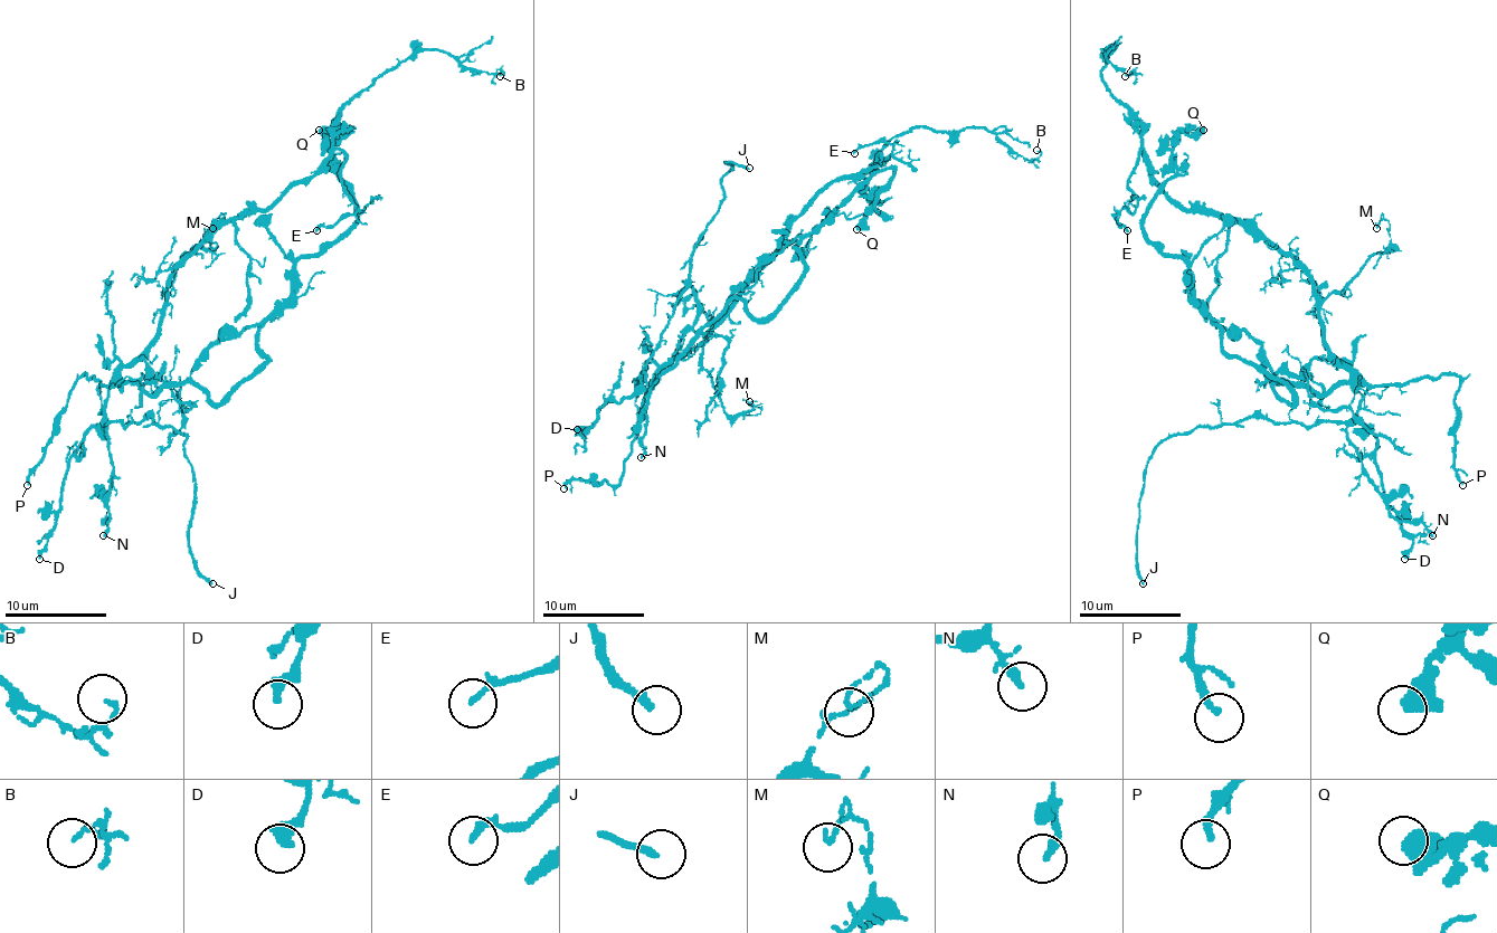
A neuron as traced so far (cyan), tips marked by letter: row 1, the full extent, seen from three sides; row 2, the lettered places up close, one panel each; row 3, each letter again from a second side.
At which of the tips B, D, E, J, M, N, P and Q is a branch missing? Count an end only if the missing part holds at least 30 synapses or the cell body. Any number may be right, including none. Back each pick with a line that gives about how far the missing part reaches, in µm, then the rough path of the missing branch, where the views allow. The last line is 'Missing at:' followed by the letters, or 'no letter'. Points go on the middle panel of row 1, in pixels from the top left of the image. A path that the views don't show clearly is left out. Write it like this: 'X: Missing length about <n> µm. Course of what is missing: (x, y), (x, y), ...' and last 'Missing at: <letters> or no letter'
J: Missing length about 60 µm. Course of what is missing: (749, 168), (798, 163), (767, 127), (777, 127), (805, 186), (752, 279), (735, 279), (719, 262), (739, 216)
Missing at: J

